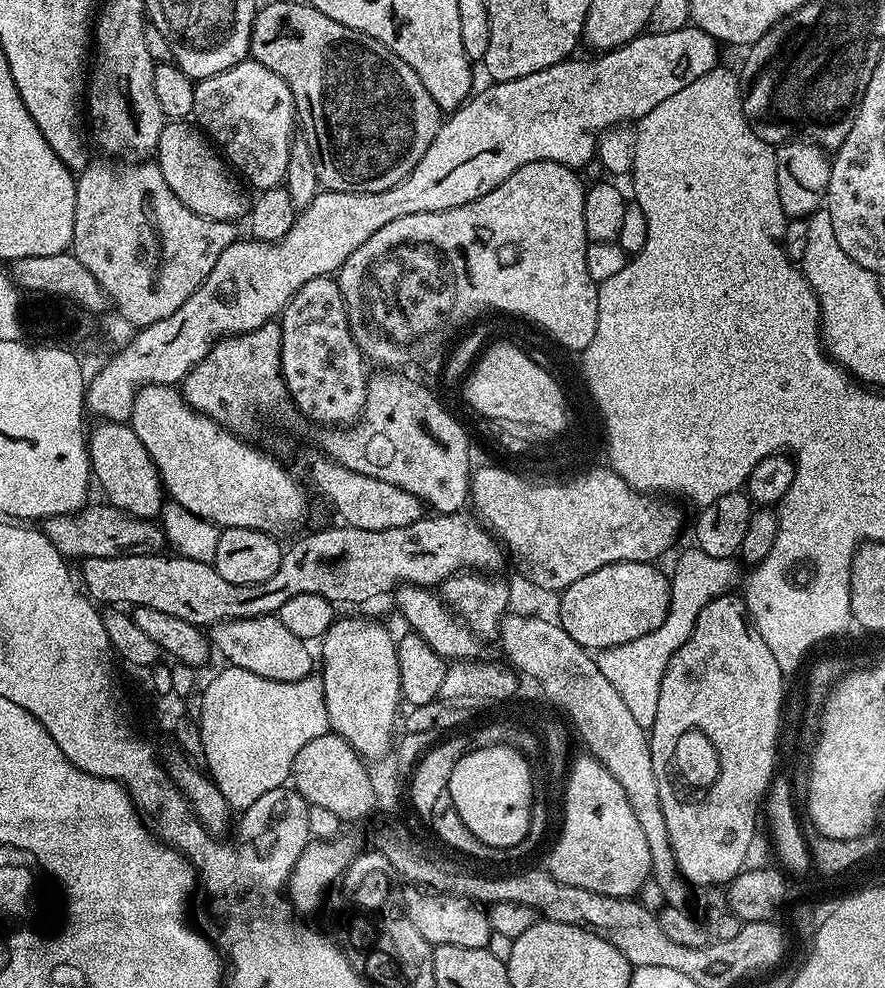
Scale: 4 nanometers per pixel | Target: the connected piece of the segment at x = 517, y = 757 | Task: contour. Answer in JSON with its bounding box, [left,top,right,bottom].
[447,744,534,850]

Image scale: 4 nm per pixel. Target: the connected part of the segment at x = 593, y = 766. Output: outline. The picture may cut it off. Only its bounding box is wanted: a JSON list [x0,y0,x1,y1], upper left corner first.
[547,754,653,897]

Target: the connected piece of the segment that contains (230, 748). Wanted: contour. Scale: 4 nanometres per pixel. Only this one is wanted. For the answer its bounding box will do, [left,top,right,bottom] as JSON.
[198,666,330,810]

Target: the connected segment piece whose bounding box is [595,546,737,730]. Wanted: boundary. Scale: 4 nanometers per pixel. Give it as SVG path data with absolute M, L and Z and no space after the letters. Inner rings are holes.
M689 548L689 552L681 554L676 573L671 573L668 609L662 626L658 626L658 630L650 630L650 634L642 634L642 638L634 638L634 642L603 649L595 657L598 669L618 690L623 704L645 730L650 730L654 726L654 718L658 718L658 693L662 690L662 678L666 674L666 666L670 666L670 658L674 658L676 651L690 638L702 609L714 598L725 595L736 580L735 559L710 558L710 554L701 548Z

